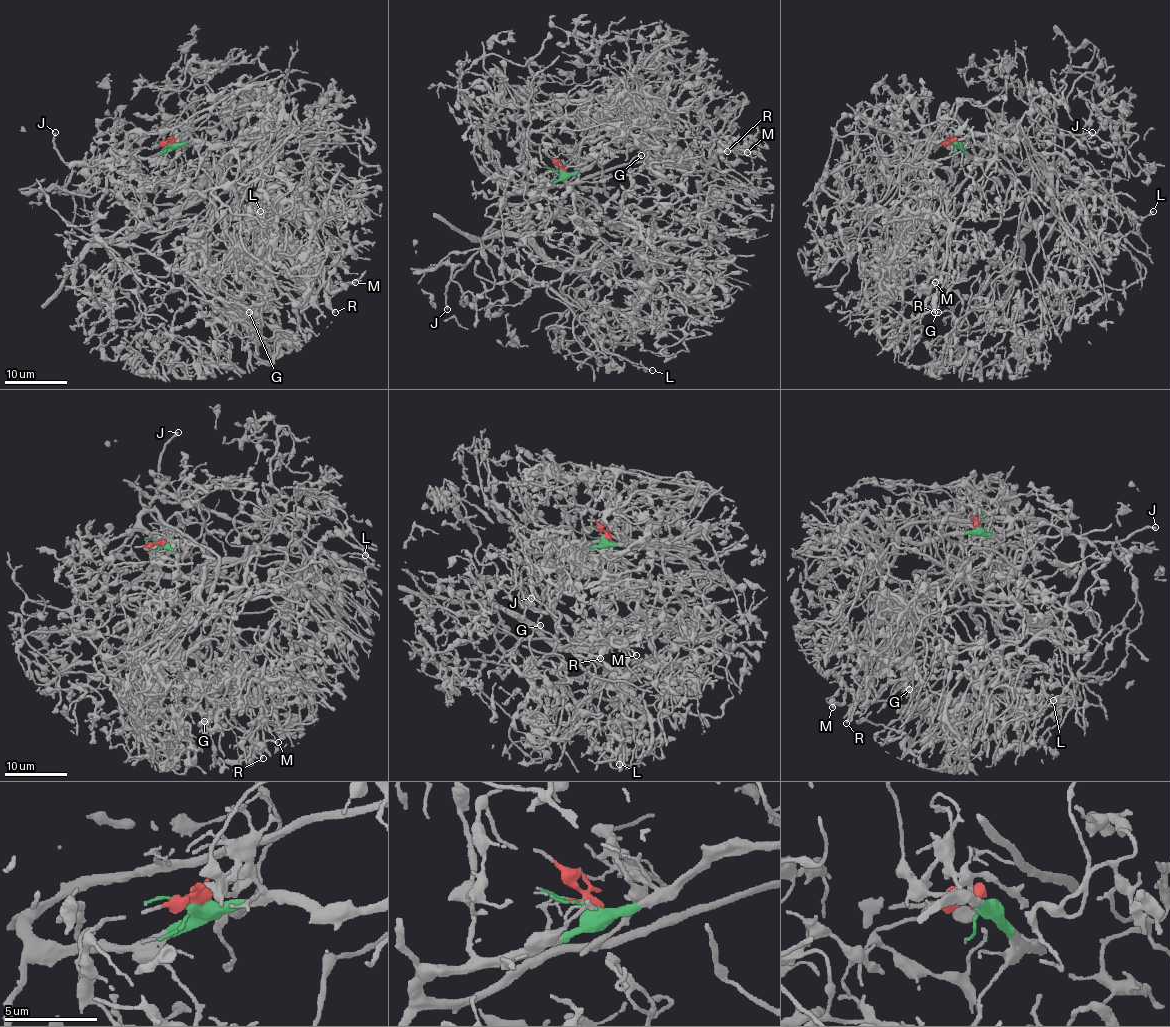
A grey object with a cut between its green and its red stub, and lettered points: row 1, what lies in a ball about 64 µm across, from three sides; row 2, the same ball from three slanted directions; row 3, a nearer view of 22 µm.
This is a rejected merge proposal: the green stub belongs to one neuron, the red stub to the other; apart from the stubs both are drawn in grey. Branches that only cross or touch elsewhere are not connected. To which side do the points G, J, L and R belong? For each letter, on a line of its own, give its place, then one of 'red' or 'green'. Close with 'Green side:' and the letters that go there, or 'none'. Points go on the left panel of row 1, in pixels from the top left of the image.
G: at (249, 312); red
J: at (55, 132); green
L: at (260, 211); green
R: at (335, 312); green
Green side: J, L, R

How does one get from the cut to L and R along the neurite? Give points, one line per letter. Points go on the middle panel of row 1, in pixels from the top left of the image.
L: (560, 171), (540, 189), (512, 192), (484, 244), (527, 278), (596, 314), (604, 347), (652, 370)
R: (560, 171), (587, 171), (605, 153), (652, 141), (672, 118), (660, 125), (668, 149), (700, 164), (727, 152)

